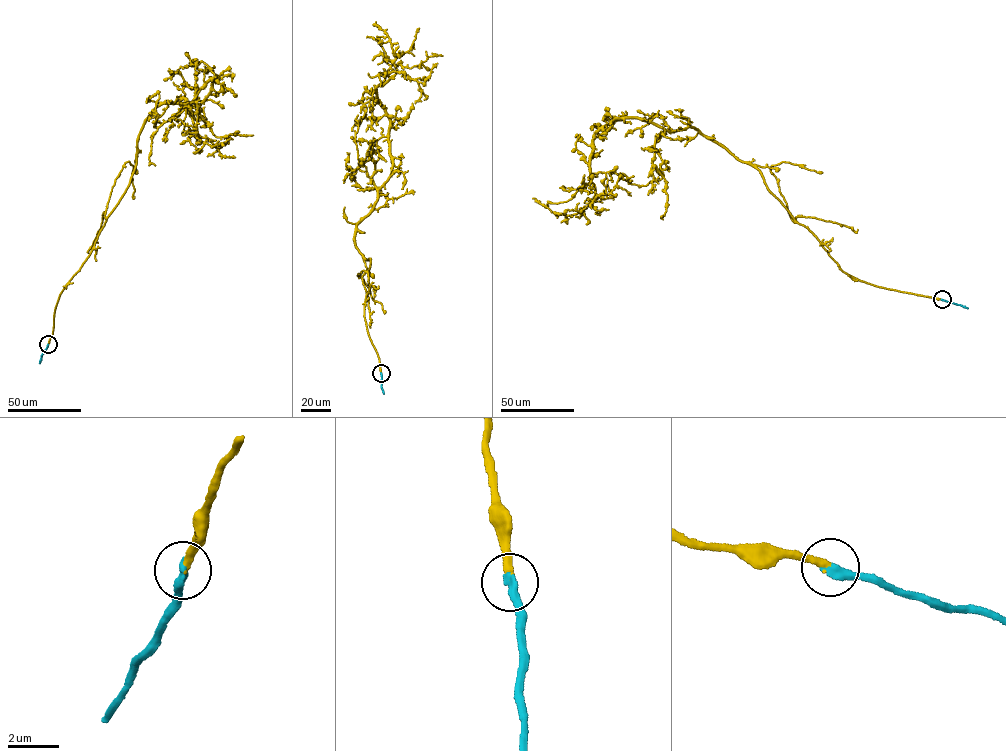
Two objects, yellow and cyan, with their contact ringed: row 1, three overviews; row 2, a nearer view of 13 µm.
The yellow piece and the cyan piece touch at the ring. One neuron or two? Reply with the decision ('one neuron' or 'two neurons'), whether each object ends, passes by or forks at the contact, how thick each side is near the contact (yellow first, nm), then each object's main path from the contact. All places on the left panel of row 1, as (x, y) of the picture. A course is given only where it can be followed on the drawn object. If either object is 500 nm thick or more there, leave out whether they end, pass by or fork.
one neuron; yellow ends; cyan ends; calibres 280 and 360 nm; course yellow (47, 345), (144, 122), (200, 103), (217, 75), (190, 104), (198, 138), (199, 100); course cyan (47, 345), (40, 363)

